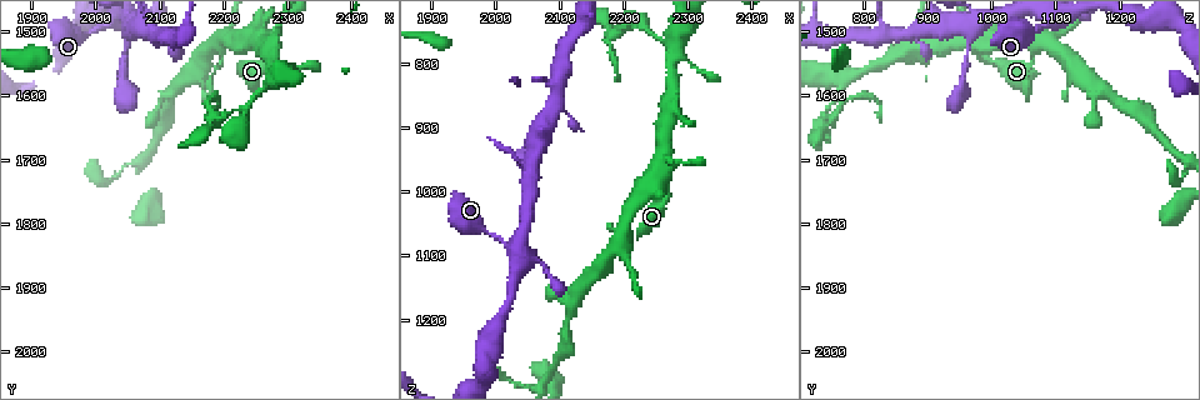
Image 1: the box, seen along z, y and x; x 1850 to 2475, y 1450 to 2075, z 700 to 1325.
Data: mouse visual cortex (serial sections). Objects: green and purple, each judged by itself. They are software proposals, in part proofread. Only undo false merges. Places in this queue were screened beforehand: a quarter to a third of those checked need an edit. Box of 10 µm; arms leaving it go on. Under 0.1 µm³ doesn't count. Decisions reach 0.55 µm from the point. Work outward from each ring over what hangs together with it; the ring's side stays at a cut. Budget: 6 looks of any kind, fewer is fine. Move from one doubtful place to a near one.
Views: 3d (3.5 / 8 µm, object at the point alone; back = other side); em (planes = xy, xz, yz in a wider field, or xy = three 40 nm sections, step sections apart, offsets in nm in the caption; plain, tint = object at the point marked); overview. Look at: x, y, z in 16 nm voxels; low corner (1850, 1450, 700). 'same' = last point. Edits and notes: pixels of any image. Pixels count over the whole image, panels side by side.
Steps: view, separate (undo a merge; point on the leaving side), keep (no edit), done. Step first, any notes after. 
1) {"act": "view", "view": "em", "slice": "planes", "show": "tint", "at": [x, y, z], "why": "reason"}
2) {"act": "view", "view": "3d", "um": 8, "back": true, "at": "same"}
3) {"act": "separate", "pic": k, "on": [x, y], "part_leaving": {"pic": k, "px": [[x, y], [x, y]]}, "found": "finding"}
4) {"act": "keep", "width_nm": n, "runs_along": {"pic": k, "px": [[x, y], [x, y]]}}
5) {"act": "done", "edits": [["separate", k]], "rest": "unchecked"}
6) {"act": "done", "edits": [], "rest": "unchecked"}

{"act": "view", "view": "3d", "um": 3.5, "back": true, "at": [2255, 1515, 975], "why": "four or more arms meet"}

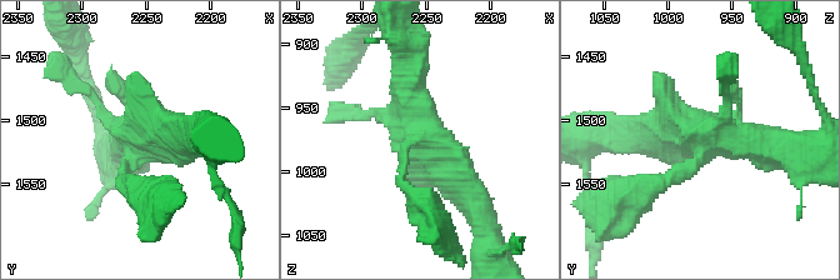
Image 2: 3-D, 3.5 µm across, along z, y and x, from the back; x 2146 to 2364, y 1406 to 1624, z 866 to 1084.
{"act": "keep", "runs_along": {"pic": 2, "px": [[130, 185], [149, 131], [191, 135]]}, "found": "continuous, no second cell"}

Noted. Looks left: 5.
{"act": "view", "view": "3d", "um": 3.5, "at": [2200, 1505, 1095], "why": "arms part here"}

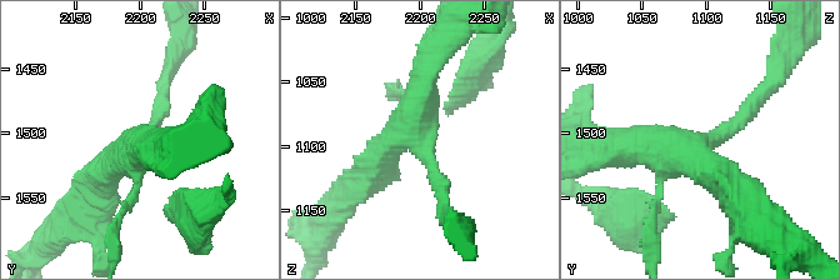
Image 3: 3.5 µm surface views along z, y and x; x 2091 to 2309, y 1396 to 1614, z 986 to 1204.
{"act": "view", "view": "em", "slice": "xy", "step": 2, "show": "tint", "at": [2204, 1510, 1094]}

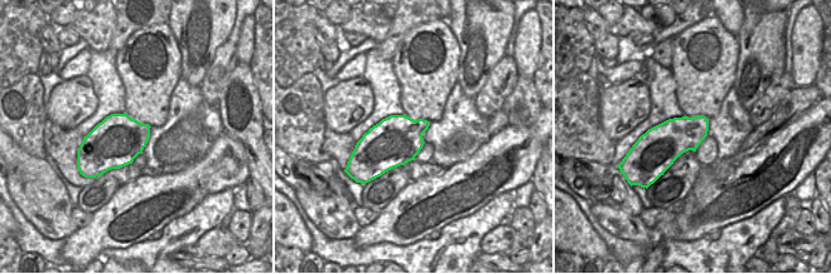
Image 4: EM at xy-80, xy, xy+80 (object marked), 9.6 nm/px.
{"act": "keep", "runs_along": {"pic": 3, "px": [[434, 49], [415, 119], [365, 180]]}, "found": "one cell here"}

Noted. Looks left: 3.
{"act": "view", "view": "3d", "um": 3.5, "at": [2230, 1620, 740]}

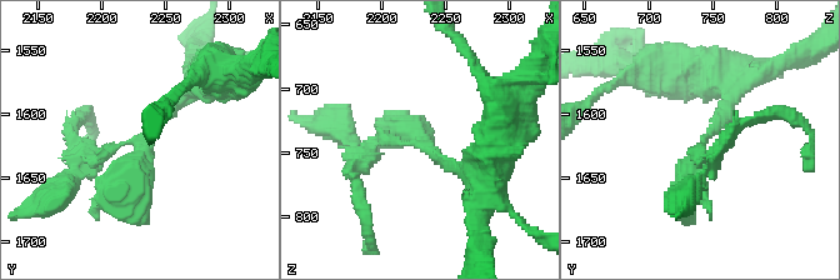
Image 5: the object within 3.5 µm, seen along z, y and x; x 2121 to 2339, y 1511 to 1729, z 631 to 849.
{"act": "separate", "pic": 5, "on": [710, 164], "part_leaving": {"pic": 5, "px": [[104, 161], [81, 158], [35, 208]]}, "found": "a second cell is stuck on"}

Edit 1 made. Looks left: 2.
{"act": "done", "edits": [["separate", 5]], "rest": "unchecked"}

